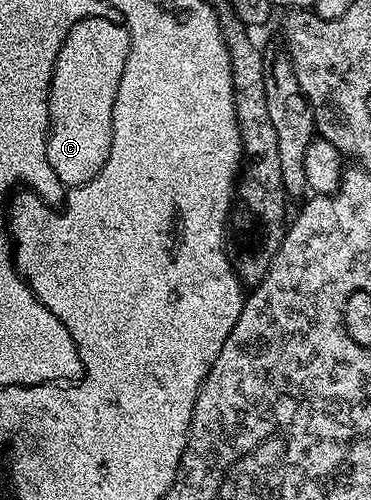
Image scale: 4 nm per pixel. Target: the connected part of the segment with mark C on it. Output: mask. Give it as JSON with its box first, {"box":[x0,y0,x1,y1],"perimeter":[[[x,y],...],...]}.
{"box":[45,17,130,188],"perimeter":[[[88,17],[76,21],[64,37],[53,65],[52,81],[49,83],[49,129],[46,134],[45,153],[48,165],[66,188],[79,187],[96,177],[107,163],[114,136],[115,95],[123,76],[124,63],[130,52],[130,30],[120,21],[112,22],[106,17]]]}

